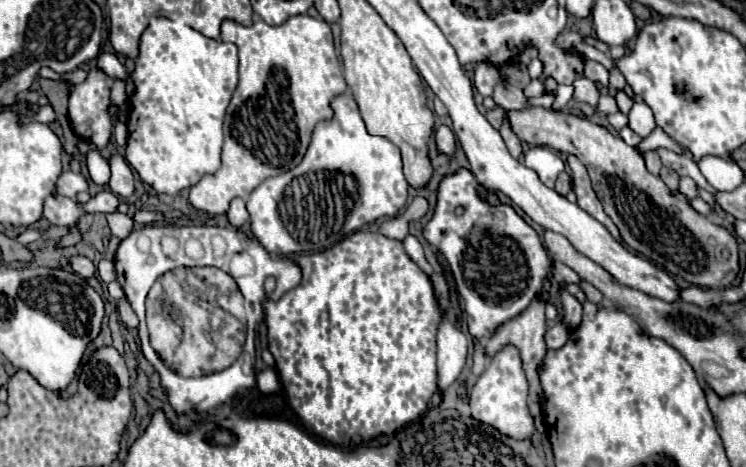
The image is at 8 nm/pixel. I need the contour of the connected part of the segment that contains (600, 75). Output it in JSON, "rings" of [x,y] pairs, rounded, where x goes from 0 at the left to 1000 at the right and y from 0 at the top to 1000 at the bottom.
{"rings":[[[787,133],[787,150],[784,150],[784,163],[790,163],[792,171],[798,171],[798,176],[806,176],[808,184],[816,184],[816,154],[815,150],[806,137],[798,137],[798,133]]]}

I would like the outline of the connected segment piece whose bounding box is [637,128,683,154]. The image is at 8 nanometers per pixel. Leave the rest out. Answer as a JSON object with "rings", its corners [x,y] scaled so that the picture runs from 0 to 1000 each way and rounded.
{"rings":[[[878,274],[867,296],[862,296],[862,304],[854,313],[854,321],[862,330],[867,321],[878,321],[878,317],[897,317],[902,325],[916,325],[913,308],[905,304],[899,291],[894,291],[894,283],[889,283],[889,274]]]}

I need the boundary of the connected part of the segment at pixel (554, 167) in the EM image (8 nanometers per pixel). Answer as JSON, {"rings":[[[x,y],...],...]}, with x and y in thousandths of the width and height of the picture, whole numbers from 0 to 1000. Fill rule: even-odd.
{"rings":[[[731,313],[709,317],[704,325],[704,355],[717,364],[723,385],[736,403],[744,403],[744,385],[747,385],[749,368],[757,364],[755,343],[747,330],[741,330],[736,317],[731,317]]]}

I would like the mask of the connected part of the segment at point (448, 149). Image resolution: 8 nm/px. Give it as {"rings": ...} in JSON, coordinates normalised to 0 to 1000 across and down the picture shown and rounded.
{"rings":[[[588,270],[583,278],[583,304],[586,304],[586,321],[602,338],[610,334],[610,291],[605,283],[605,274],[599,270]]]}

